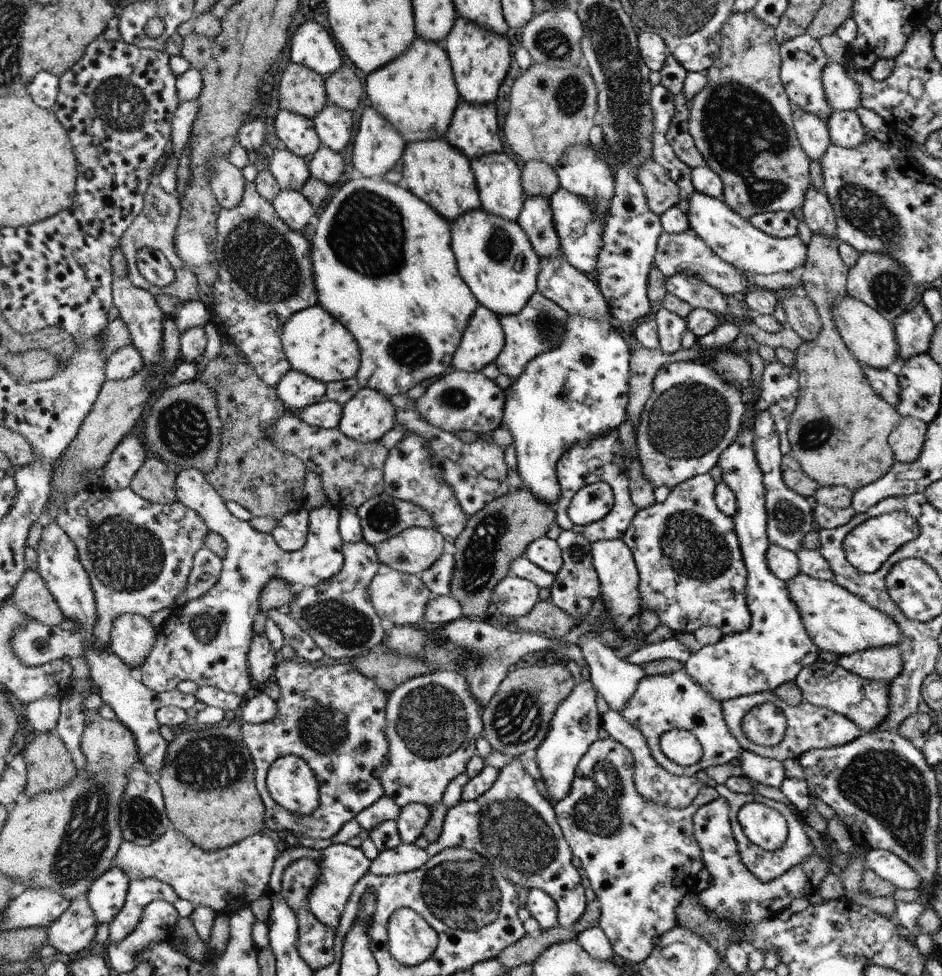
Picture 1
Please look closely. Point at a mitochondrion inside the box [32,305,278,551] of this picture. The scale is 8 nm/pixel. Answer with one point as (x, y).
(183, 430)

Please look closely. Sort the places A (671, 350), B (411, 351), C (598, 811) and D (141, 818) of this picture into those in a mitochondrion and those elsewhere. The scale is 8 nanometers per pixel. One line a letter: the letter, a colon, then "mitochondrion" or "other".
A: other
B: mitochondrion
C: mitochondrion
D: mitochondrion

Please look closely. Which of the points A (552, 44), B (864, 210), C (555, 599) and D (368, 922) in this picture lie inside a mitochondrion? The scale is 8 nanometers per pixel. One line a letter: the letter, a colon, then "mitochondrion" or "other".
A: mitochondrion
B: mitochondrion
C: other
D: other

